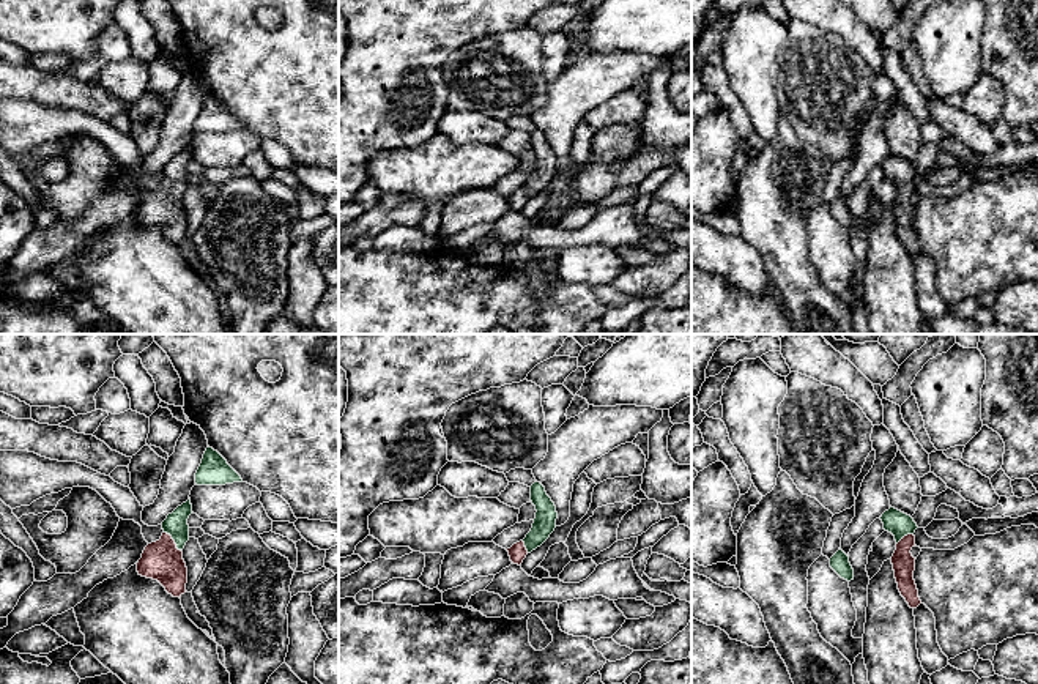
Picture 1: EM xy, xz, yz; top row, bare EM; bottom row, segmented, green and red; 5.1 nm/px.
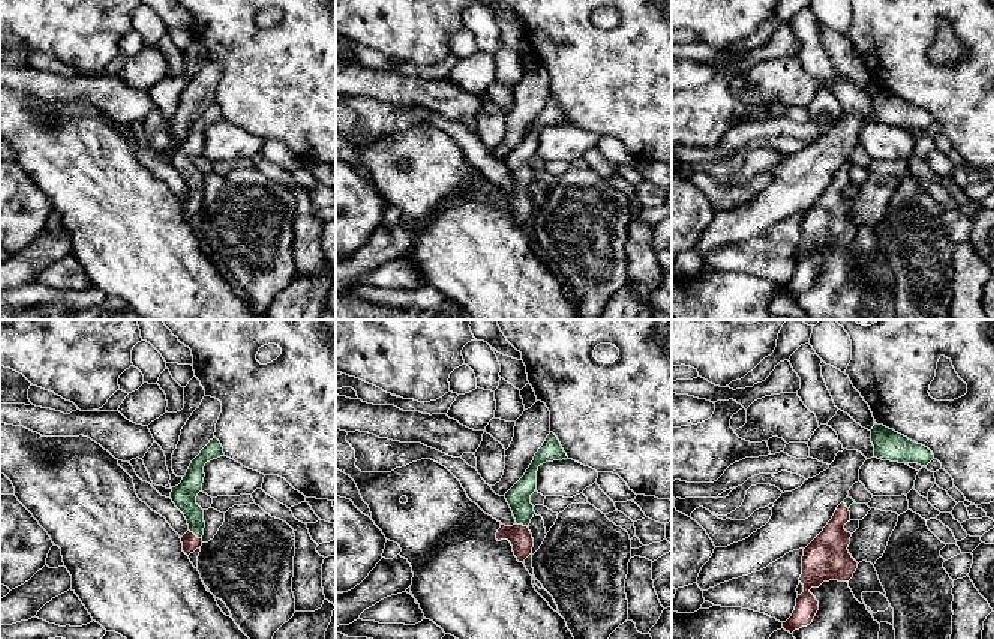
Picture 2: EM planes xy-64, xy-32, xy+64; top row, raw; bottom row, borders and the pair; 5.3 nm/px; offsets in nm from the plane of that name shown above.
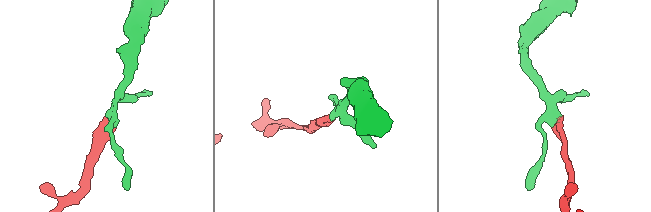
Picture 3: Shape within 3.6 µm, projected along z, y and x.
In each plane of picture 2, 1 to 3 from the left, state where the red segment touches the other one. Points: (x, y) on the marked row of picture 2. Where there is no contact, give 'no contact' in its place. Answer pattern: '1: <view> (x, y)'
1: xy-64 (195, 534)
2: xy-32 (522, 524)
3: xy+64 (846, 506)

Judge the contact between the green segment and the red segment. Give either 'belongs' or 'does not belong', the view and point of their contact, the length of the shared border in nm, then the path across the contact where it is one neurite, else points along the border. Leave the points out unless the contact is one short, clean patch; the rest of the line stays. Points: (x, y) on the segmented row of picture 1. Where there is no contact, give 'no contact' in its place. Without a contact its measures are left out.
belongs | xy (174, 539) | 130 nm | across xy (175, 524), (174, 539), (161, 560)

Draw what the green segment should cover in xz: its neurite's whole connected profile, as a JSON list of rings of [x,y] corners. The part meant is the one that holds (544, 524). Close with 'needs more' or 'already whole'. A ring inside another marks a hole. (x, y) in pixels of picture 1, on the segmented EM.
[[[540,482],[531,485],[531,501],[536,506],[536,519],[526,537],[507,548],[510,561],[521,564],[528,553],[540,547],[556,528],[556,506]]] | needs more

